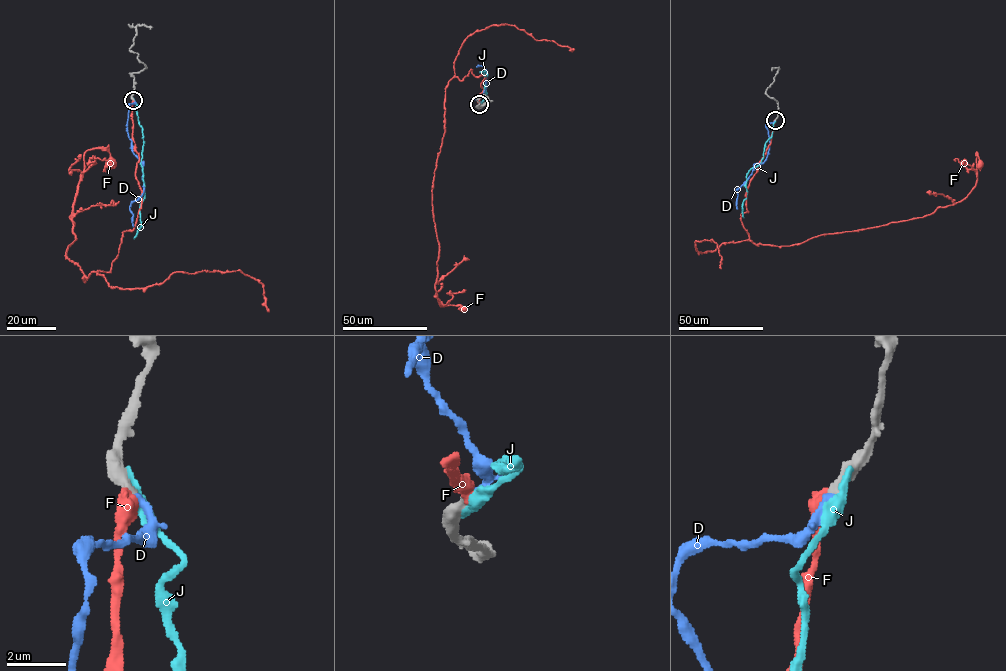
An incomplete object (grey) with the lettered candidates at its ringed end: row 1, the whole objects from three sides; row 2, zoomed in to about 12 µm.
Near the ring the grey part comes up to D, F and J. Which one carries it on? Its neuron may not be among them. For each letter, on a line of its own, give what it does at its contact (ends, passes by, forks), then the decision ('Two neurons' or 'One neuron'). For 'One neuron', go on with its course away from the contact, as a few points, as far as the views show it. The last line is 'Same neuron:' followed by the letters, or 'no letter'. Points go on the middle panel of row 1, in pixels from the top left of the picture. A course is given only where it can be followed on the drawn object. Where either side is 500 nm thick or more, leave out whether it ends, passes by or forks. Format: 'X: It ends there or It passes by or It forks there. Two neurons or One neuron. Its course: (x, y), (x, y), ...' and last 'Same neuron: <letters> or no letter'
D: It ends there. One neuron. Its course: (479, 104), (476, 95), (475, 99), (486, 88), (486, 70), (479, 66)
F: Two neurons
J: Two neurons
Same neuron: D

